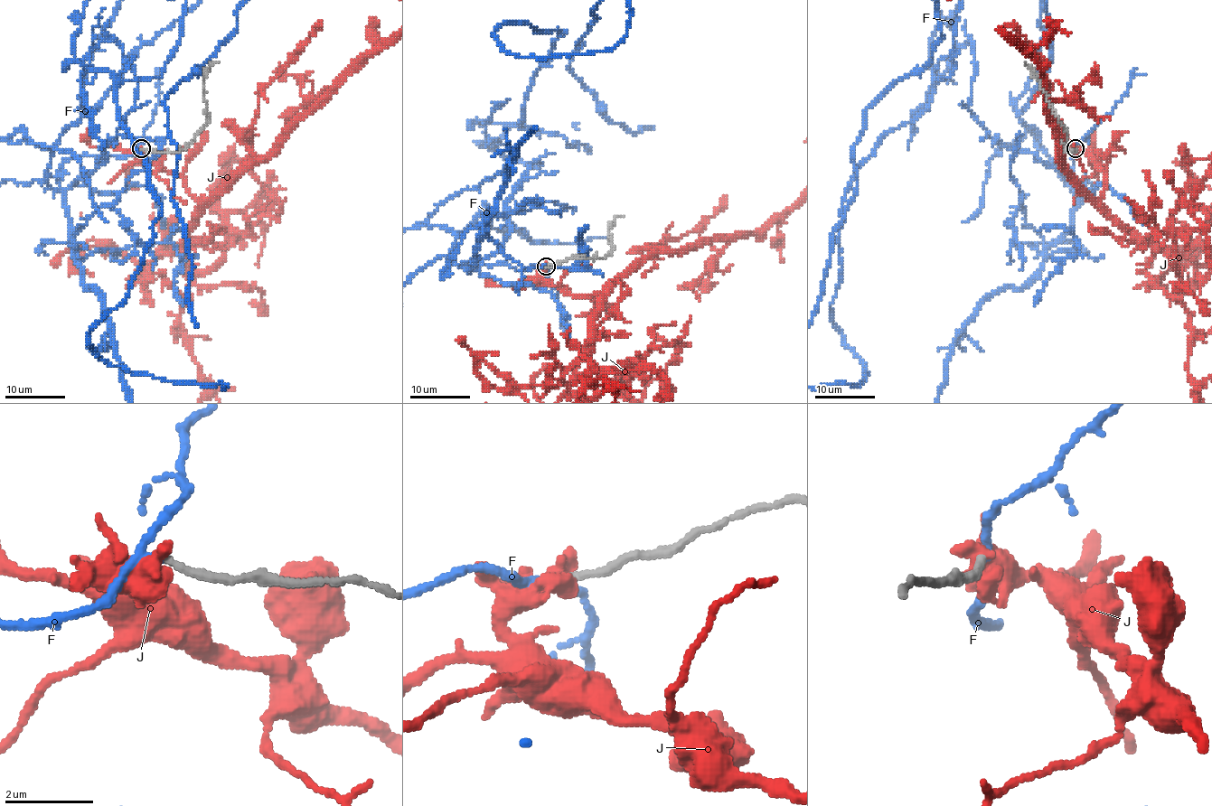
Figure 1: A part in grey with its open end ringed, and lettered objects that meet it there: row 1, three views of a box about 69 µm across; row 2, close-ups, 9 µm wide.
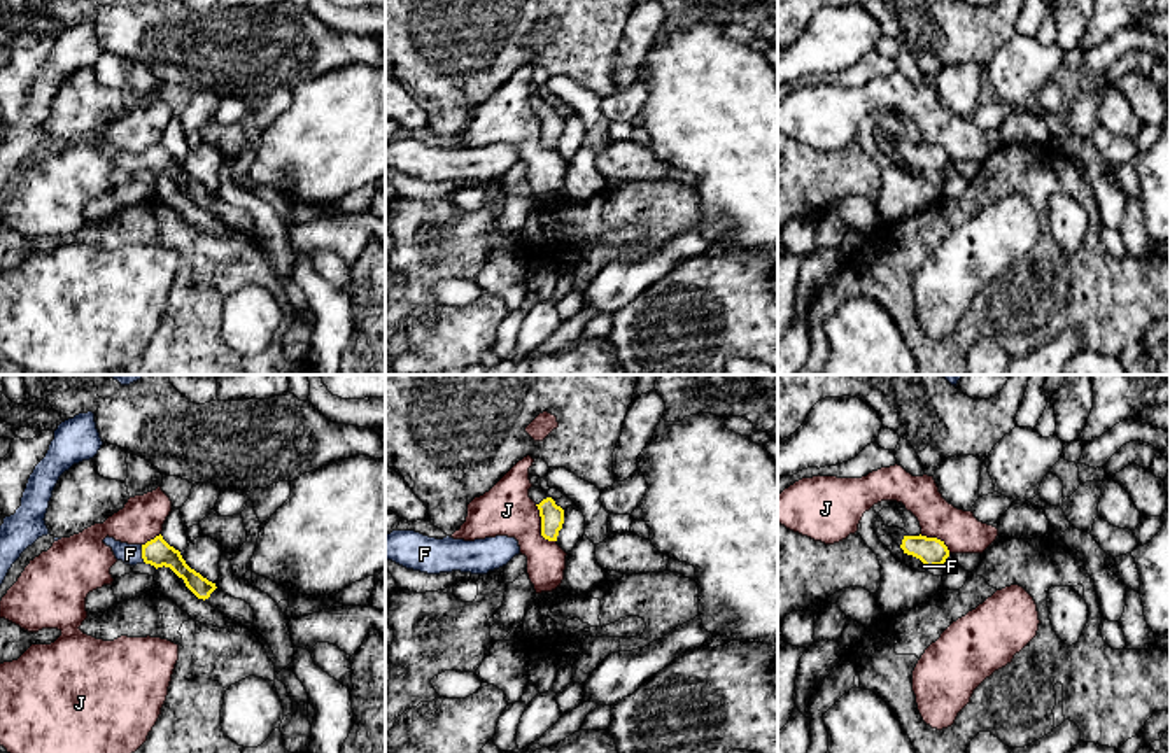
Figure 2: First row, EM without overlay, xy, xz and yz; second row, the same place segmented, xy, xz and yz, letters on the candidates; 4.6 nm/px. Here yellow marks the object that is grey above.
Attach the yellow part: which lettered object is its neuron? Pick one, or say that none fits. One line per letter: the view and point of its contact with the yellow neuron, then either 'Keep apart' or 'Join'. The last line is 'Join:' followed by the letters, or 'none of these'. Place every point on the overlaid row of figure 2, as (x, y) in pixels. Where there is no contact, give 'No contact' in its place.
F: Touches yellow at xy (142, 554). Join
J: Touches yellow at xz (542, 527). Keep apart
Join: F

